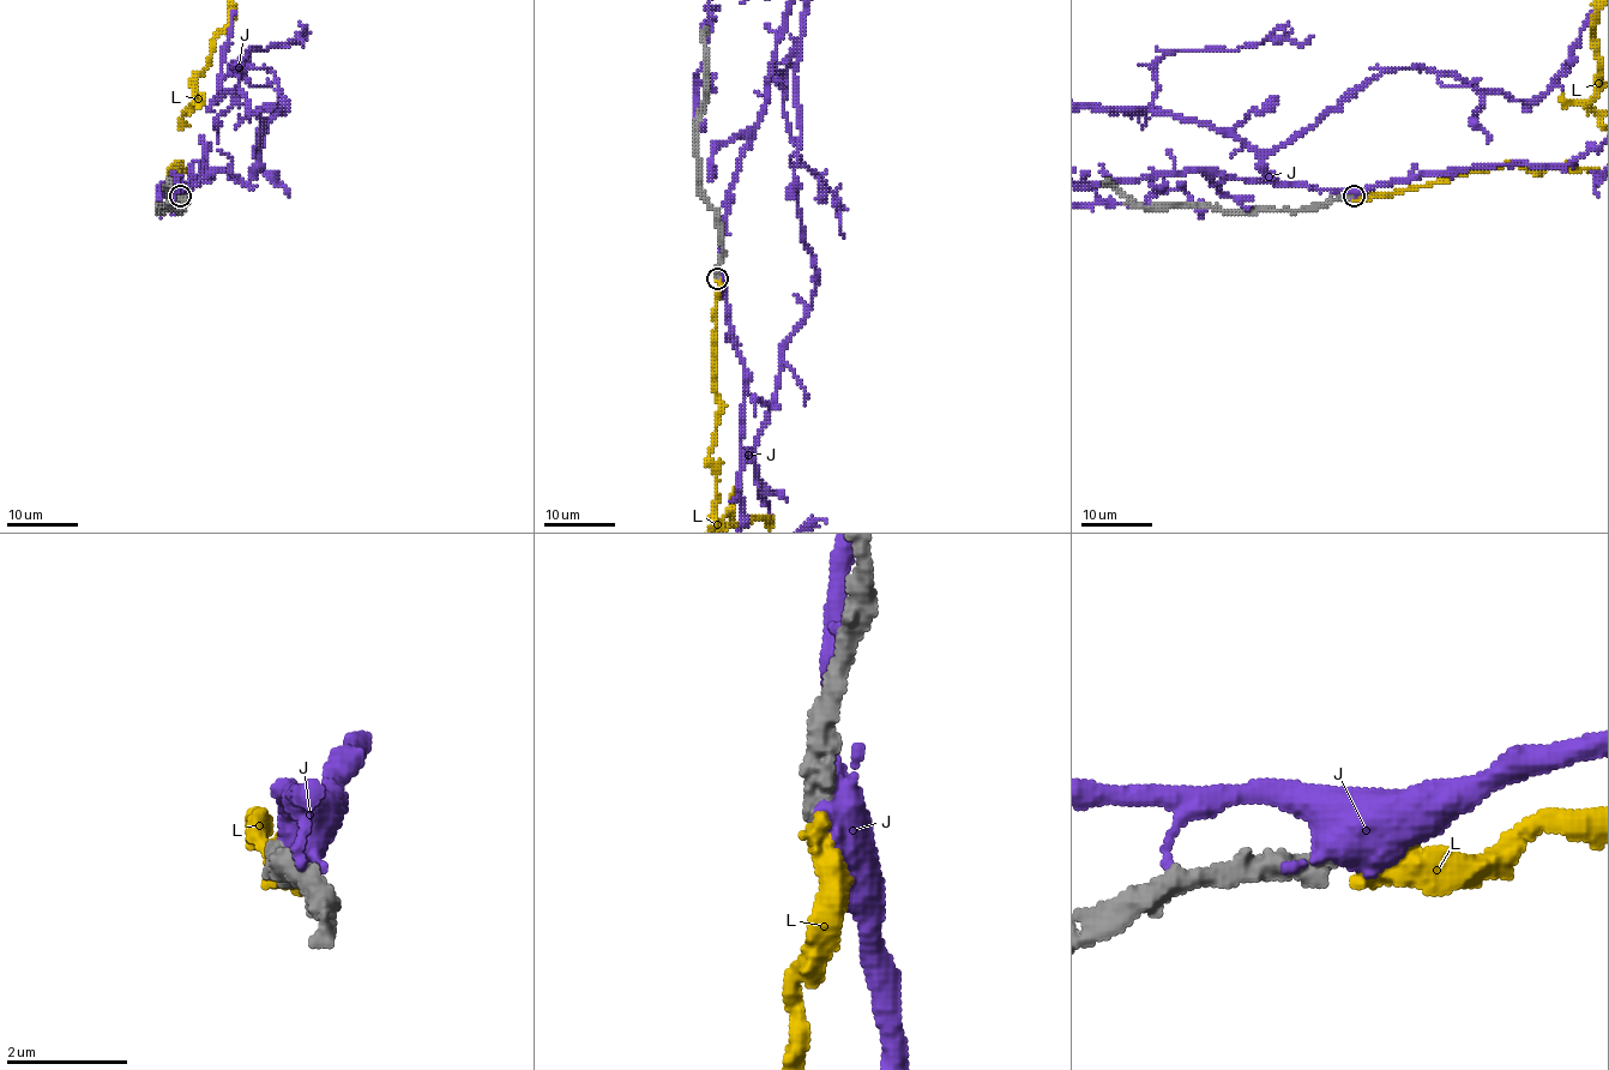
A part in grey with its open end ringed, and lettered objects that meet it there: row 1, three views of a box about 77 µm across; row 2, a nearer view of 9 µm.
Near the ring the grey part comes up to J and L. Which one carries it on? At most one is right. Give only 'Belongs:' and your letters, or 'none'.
Belongs: L

